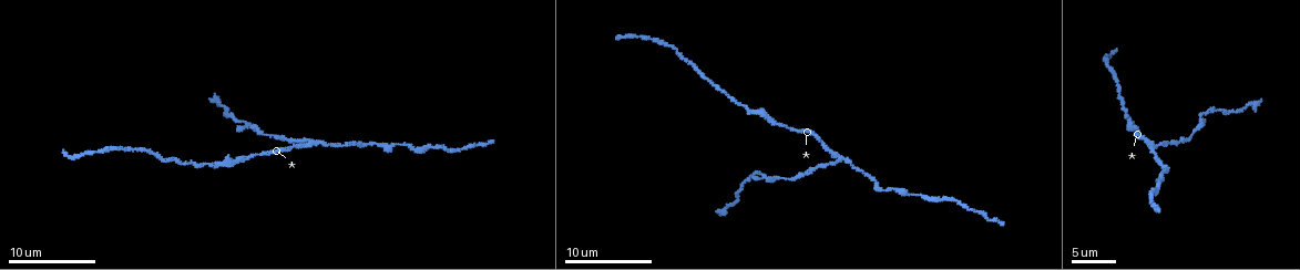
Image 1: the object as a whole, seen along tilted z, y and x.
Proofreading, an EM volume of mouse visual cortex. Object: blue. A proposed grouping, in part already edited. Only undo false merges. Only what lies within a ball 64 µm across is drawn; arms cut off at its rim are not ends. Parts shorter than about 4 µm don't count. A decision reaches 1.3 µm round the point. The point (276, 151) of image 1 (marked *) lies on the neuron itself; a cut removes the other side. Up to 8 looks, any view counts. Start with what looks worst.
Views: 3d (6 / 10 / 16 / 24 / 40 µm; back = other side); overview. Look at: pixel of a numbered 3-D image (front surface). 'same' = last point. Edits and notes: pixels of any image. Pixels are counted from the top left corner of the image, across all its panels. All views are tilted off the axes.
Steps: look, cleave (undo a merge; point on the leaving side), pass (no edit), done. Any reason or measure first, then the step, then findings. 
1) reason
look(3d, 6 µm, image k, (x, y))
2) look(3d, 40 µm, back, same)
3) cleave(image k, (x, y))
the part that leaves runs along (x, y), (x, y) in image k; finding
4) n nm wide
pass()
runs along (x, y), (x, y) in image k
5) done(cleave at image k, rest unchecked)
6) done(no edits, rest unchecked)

three arms meet
look(3d, 6 µm, image 1, (314, 144))

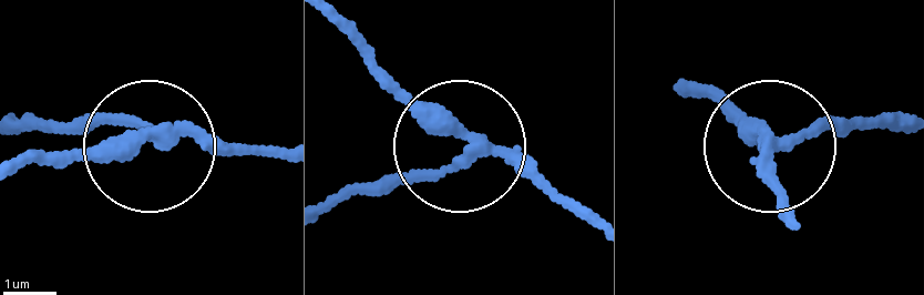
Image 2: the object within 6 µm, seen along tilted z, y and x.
cleave(image 2, (103, 113))
the part that leaves runs along (163, 136), (19, 122) in image 2; a second neuron is stuck on

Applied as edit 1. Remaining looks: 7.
sudden change in width
look(3d, 6 µm, image 1, (242, 156))

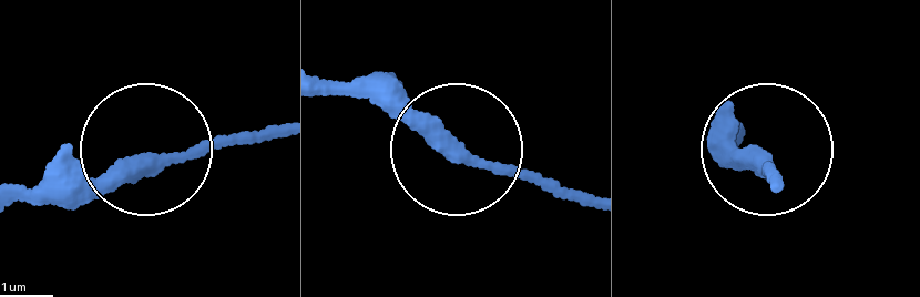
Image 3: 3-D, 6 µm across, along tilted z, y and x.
pass()
runs along (271, 129), (131, 153), (41, 188) in image 3; all the same neuron

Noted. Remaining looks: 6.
look(3d, 6 µm, image 1, (880, 189))

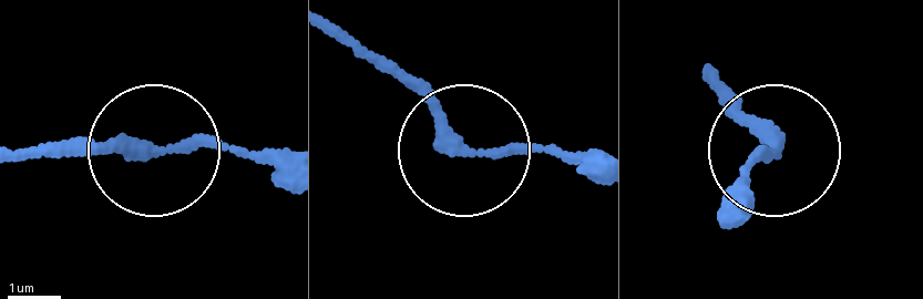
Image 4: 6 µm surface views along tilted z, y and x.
look(3d, 6 µm, back, image 4, (149, 149))

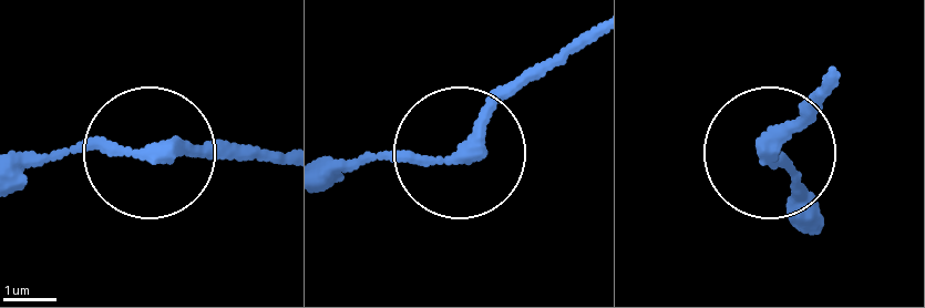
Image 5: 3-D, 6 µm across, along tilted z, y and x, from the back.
pass()
runs along (834, 86), (771, 155), (807, 182) in image 5; all the same neuron

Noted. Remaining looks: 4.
a narrow waist
look(3d, 10 µm, image 1, (688, 63))

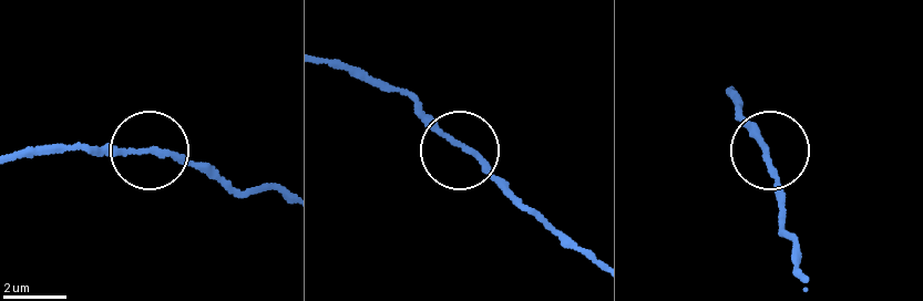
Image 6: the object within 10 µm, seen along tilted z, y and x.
pass()
runs along (804, 277), (782, 225), (767, 144), (735, 114) in image 6; one neuron here

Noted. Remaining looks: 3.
done(cleave at image 2, rest unchecked)

